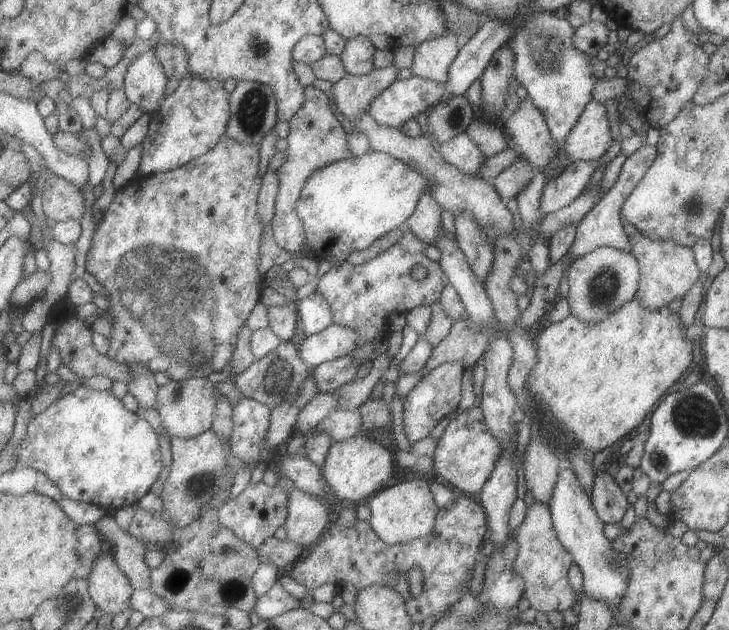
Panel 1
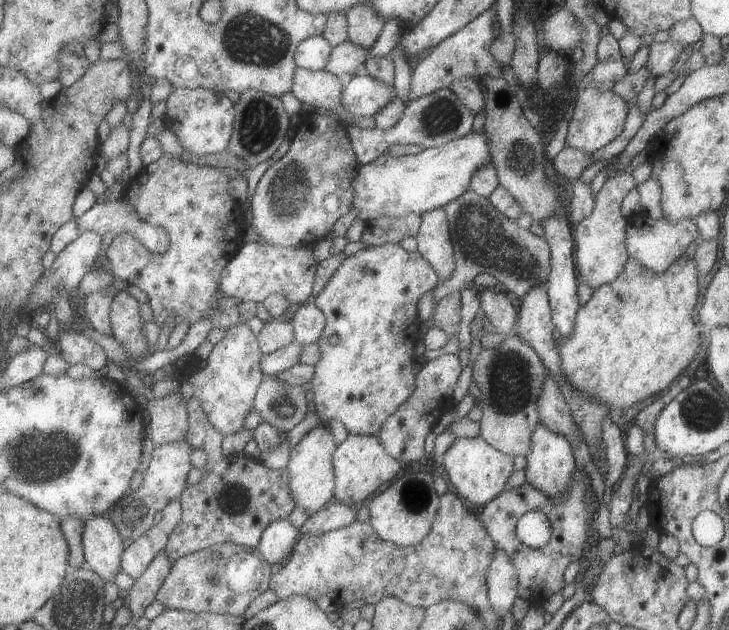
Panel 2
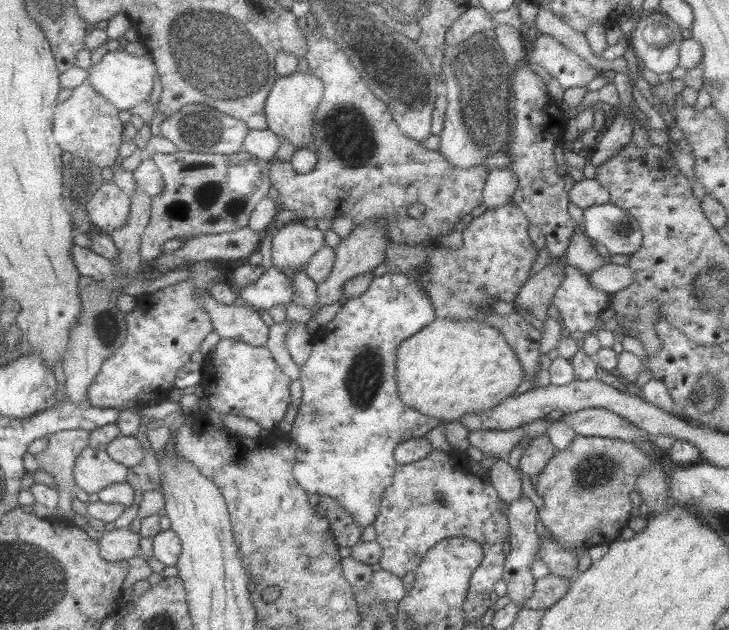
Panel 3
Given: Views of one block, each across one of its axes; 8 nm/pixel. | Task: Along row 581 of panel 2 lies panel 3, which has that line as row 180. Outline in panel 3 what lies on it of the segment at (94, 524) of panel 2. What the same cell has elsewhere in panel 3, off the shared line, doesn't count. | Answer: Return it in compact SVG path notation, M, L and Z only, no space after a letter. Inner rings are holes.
M114 180L105 184L91 201L85 206L92 223L103 230L103 234L112 235L115 230L122 228L131 215L132 201L130 194Z

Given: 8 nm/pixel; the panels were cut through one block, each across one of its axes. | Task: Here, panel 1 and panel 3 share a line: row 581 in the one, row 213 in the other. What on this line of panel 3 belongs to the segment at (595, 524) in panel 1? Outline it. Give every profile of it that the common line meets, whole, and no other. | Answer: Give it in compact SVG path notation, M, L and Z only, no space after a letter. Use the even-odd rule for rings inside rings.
M599 204L583 209L583 230L593 244L601 244L609 255L639 250L642 232L637 220L613 204Z

